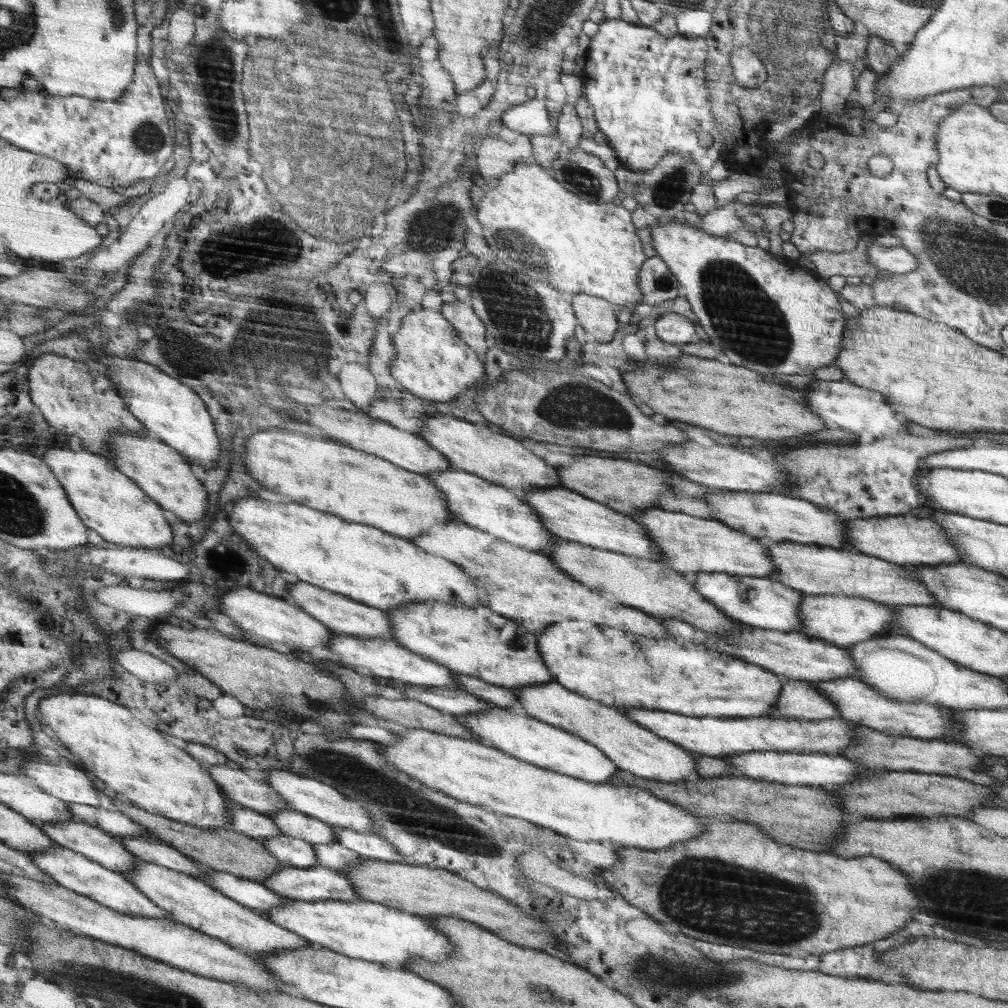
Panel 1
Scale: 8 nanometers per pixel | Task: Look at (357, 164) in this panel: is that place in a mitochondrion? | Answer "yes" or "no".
yes

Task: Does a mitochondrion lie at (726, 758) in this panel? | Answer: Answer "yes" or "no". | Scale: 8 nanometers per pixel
no

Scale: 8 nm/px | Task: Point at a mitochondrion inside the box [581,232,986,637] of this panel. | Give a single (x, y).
(749, 322)

